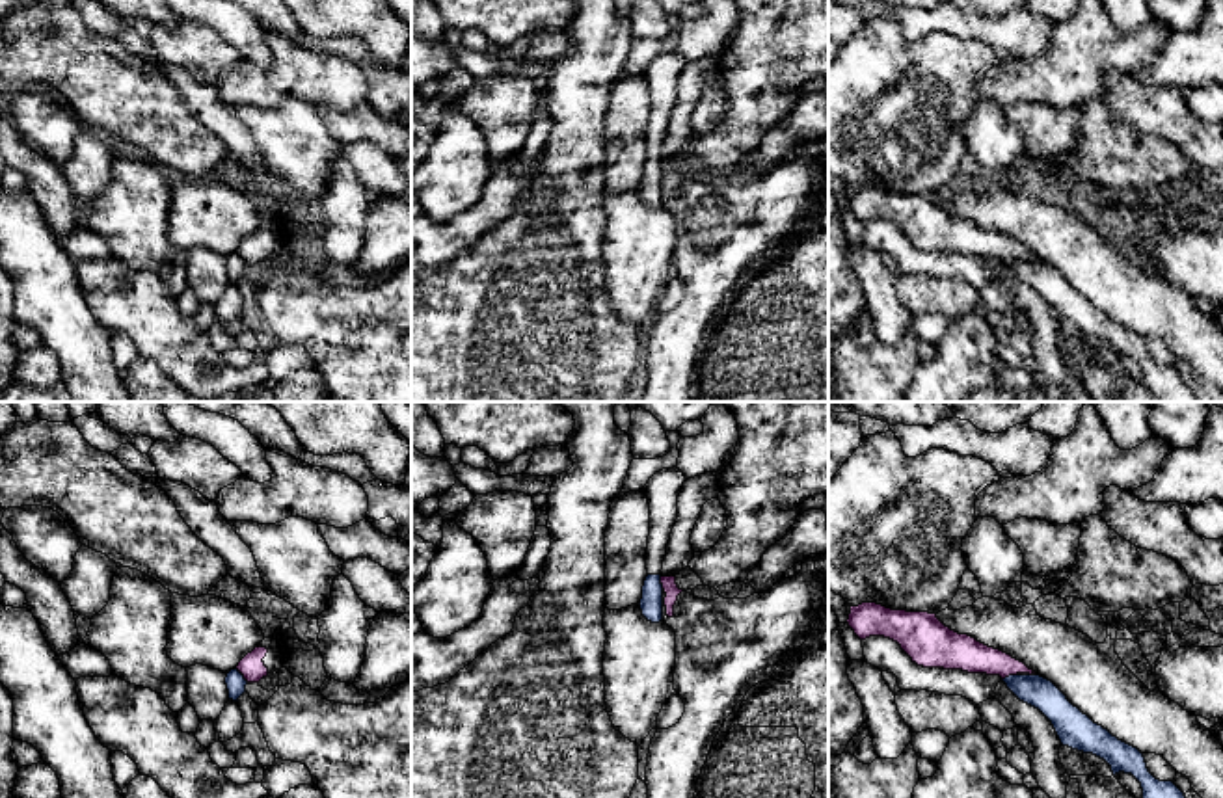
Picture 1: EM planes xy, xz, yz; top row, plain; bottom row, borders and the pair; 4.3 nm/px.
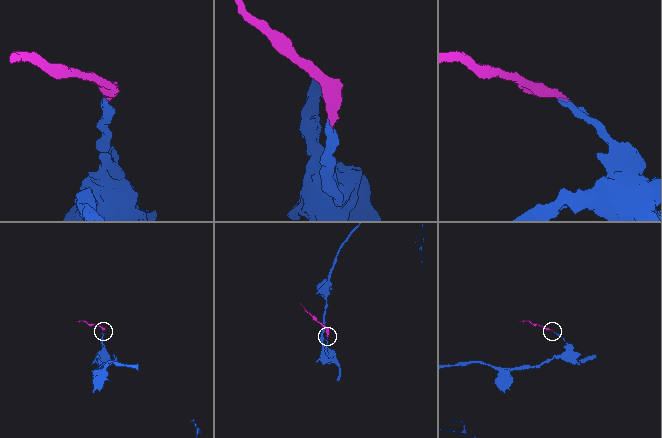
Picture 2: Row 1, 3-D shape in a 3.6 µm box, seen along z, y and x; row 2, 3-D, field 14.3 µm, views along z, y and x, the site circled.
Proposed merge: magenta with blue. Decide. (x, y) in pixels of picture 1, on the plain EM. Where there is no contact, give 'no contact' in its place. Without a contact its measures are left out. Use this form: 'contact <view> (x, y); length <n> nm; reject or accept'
contact xy (242, 257); length 90 nm; reject

